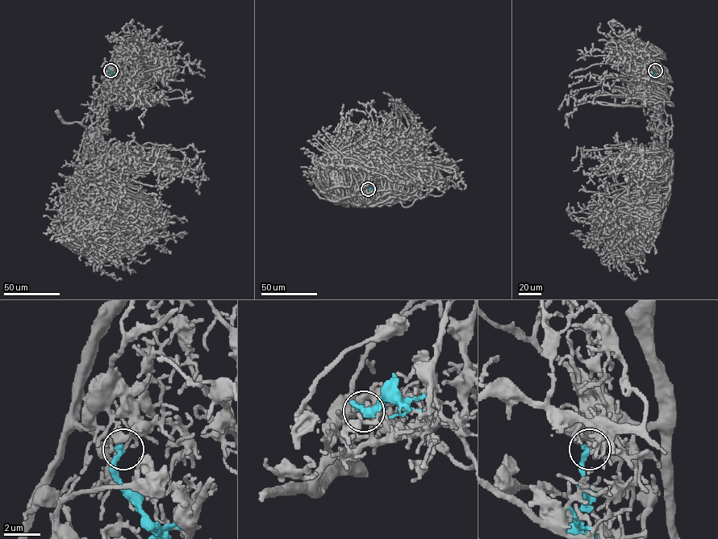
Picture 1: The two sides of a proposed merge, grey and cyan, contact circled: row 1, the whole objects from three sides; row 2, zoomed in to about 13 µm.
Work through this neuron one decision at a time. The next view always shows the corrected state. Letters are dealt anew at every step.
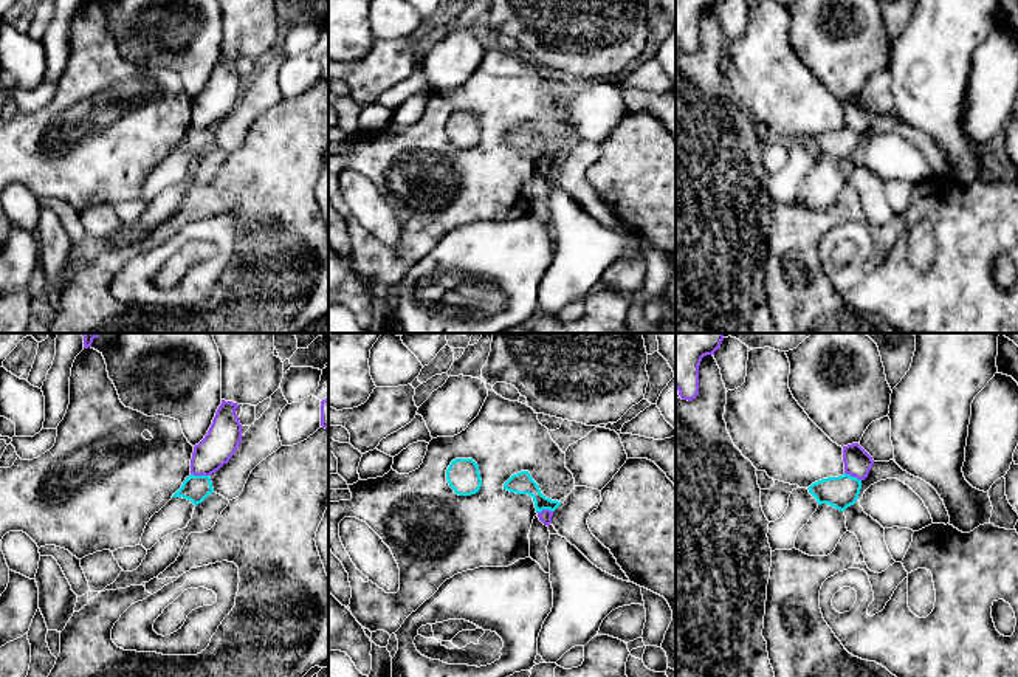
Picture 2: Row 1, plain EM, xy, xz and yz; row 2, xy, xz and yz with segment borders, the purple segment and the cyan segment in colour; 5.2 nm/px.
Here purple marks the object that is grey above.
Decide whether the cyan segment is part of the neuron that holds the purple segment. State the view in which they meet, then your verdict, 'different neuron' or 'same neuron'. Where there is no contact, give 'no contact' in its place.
meets purple in xy; different neuron

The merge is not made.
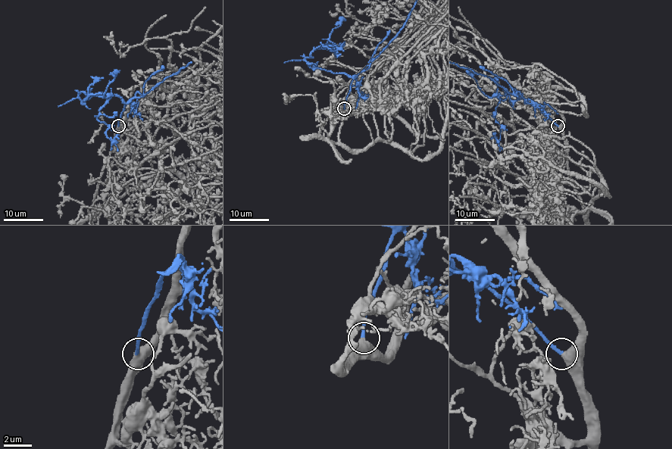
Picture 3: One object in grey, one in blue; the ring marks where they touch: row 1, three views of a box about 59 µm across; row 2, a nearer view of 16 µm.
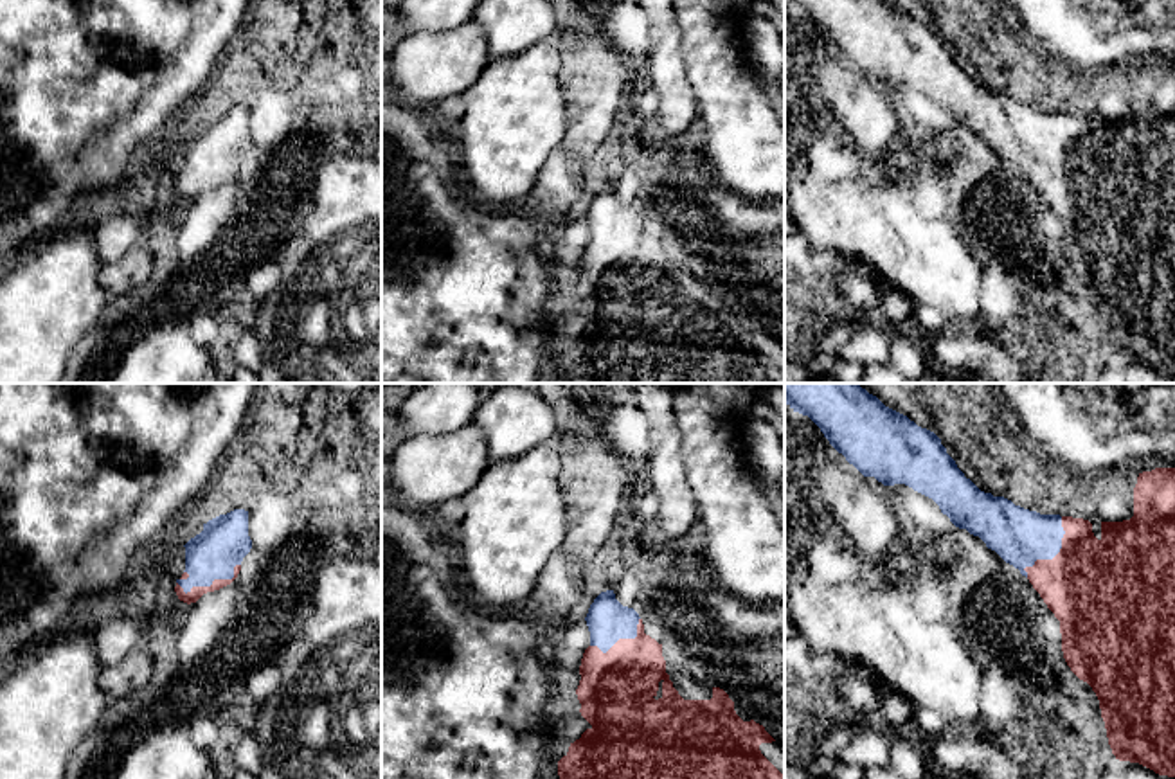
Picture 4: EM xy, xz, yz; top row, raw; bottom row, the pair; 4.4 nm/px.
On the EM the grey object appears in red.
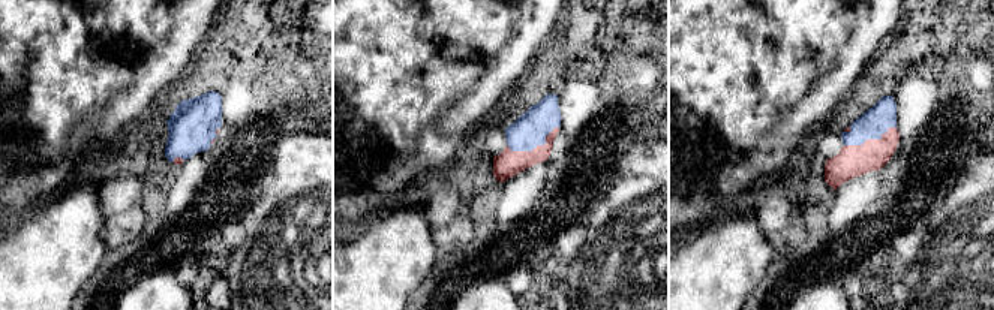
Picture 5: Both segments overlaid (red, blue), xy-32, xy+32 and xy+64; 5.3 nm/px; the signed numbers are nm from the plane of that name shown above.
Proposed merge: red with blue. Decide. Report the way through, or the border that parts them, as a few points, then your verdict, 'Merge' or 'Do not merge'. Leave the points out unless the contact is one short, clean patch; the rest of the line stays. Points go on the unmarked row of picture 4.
Path across: yz (1100, 188), (1057, 152), (1021, 134). Merge

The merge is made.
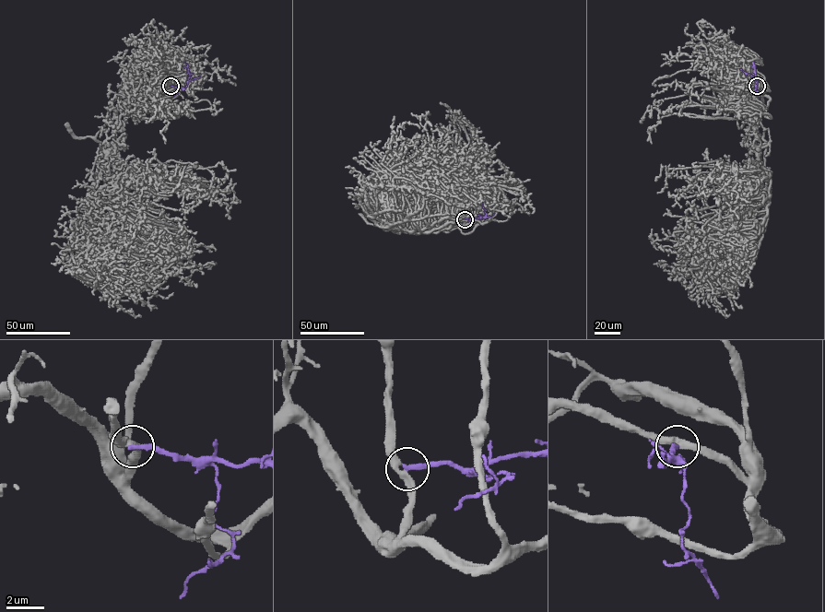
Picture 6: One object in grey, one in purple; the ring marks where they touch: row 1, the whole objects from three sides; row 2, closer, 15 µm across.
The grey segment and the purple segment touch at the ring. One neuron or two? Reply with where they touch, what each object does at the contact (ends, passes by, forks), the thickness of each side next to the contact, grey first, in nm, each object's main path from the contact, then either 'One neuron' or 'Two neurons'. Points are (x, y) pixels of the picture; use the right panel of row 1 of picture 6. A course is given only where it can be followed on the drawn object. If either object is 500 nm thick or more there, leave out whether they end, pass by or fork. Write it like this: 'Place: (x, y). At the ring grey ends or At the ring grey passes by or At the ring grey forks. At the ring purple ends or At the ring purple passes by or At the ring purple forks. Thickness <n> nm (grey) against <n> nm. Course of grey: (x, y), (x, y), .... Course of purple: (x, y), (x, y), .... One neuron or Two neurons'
Place: (757, 86). At the ring grey passes by. At the ring purple ends. Thickness 360 nm (grey) against 280 nm. Course of grey: (757, 86), (742, 79), (768, 205), (755, 240), (729, 253), (736, 275), (719, 276), (737, 292). Course of purple: (756, 86), (754, 76), (739, 69). Two neurons

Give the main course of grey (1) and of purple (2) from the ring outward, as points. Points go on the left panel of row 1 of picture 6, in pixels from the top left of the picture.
1: (170, 86), (158, 76), (116, 124), (111, 199), (159, 244), (141, 278), (172, 292)
2: (170, 86), (184, 88), (191, 75), (188, 69)

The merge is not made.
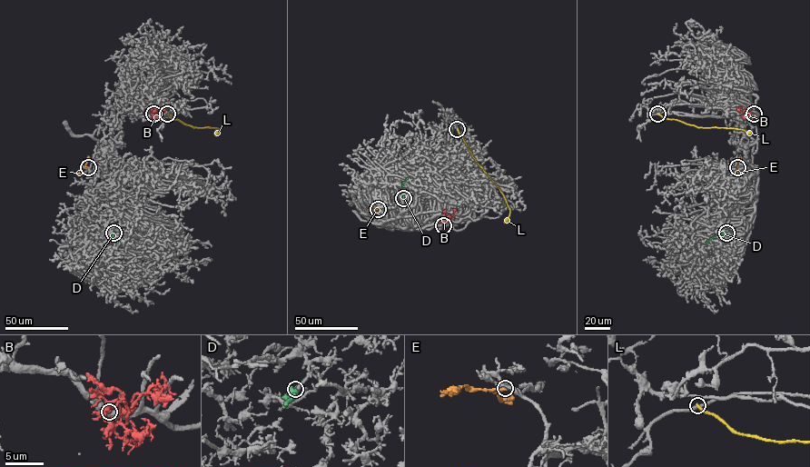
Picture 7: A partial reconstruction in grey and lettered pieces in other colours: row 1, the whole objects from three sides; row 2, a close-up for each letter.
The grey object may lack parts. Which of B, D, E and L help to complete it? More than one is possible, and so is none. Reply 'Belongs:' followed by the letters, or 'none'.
Belongs: D, E

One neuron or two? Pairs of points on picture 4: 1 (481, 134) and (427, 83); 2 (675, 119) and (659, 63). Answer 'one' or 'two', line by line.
1: two
2: one

